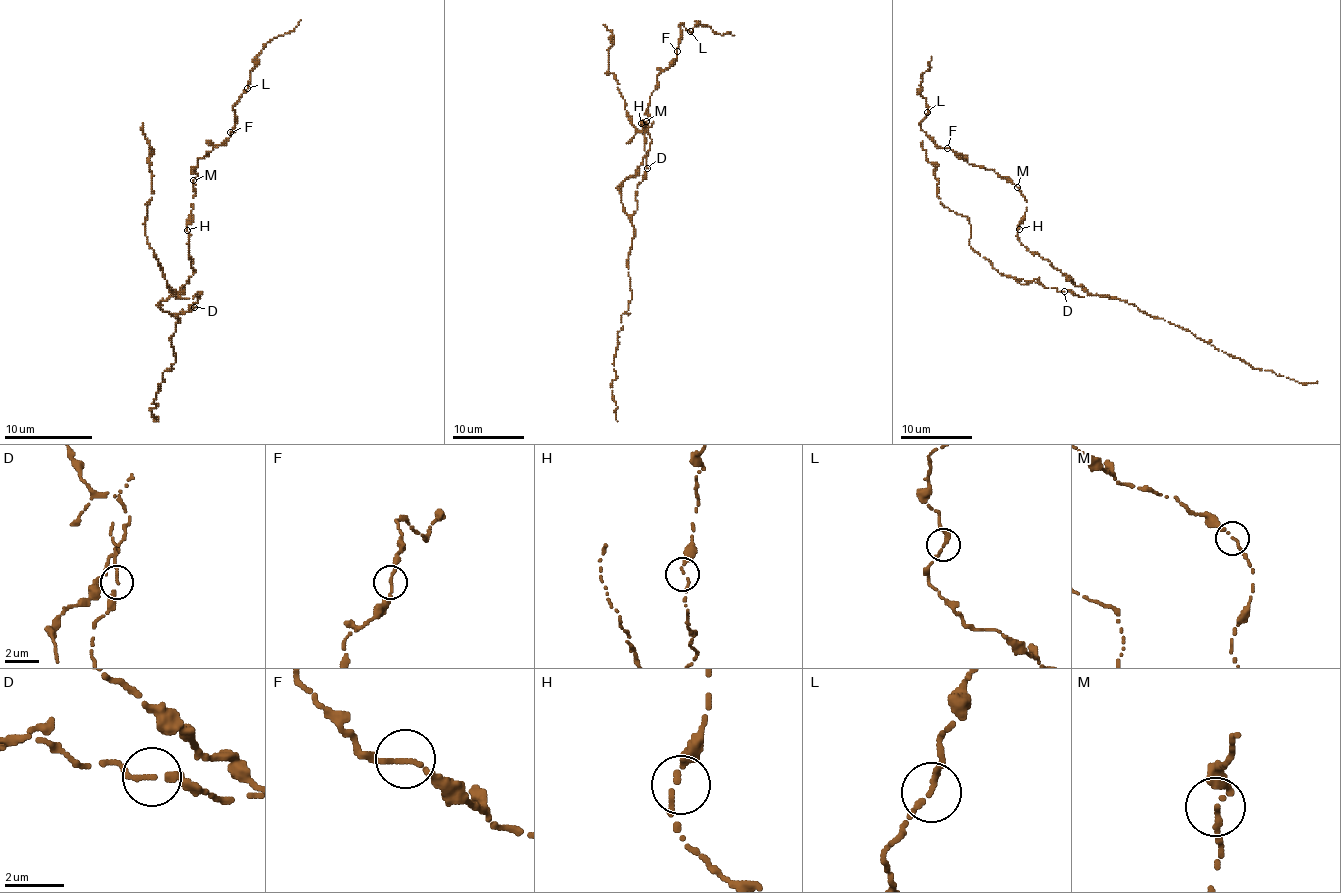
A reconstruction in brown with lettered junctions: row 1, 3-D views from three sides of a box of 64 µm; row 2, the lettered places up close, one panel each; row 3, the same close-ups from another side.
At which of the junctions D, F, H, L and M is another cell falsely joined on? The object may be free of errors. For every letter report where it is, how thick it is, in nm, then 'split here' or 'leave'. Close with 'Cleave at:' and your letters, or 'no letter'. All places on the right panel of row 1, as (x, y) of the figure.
D: at (1064, 291); 180 nm thick; leave
F: at (947, 148); 160 nm thick; leave
H: at (1019, 229); 160 nm thick; leave
L: at (927, 112); 180 nm thick; leave
M: at (1017, 187); 150 nm thick; leave
Cleave at: no letter

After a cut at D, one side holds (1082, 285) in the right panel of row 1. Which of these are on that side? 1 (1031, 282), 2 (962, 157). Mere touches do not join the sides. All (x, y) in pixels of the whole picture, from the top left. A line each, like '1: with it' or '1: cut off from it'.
1: cut off from it
2: with it

